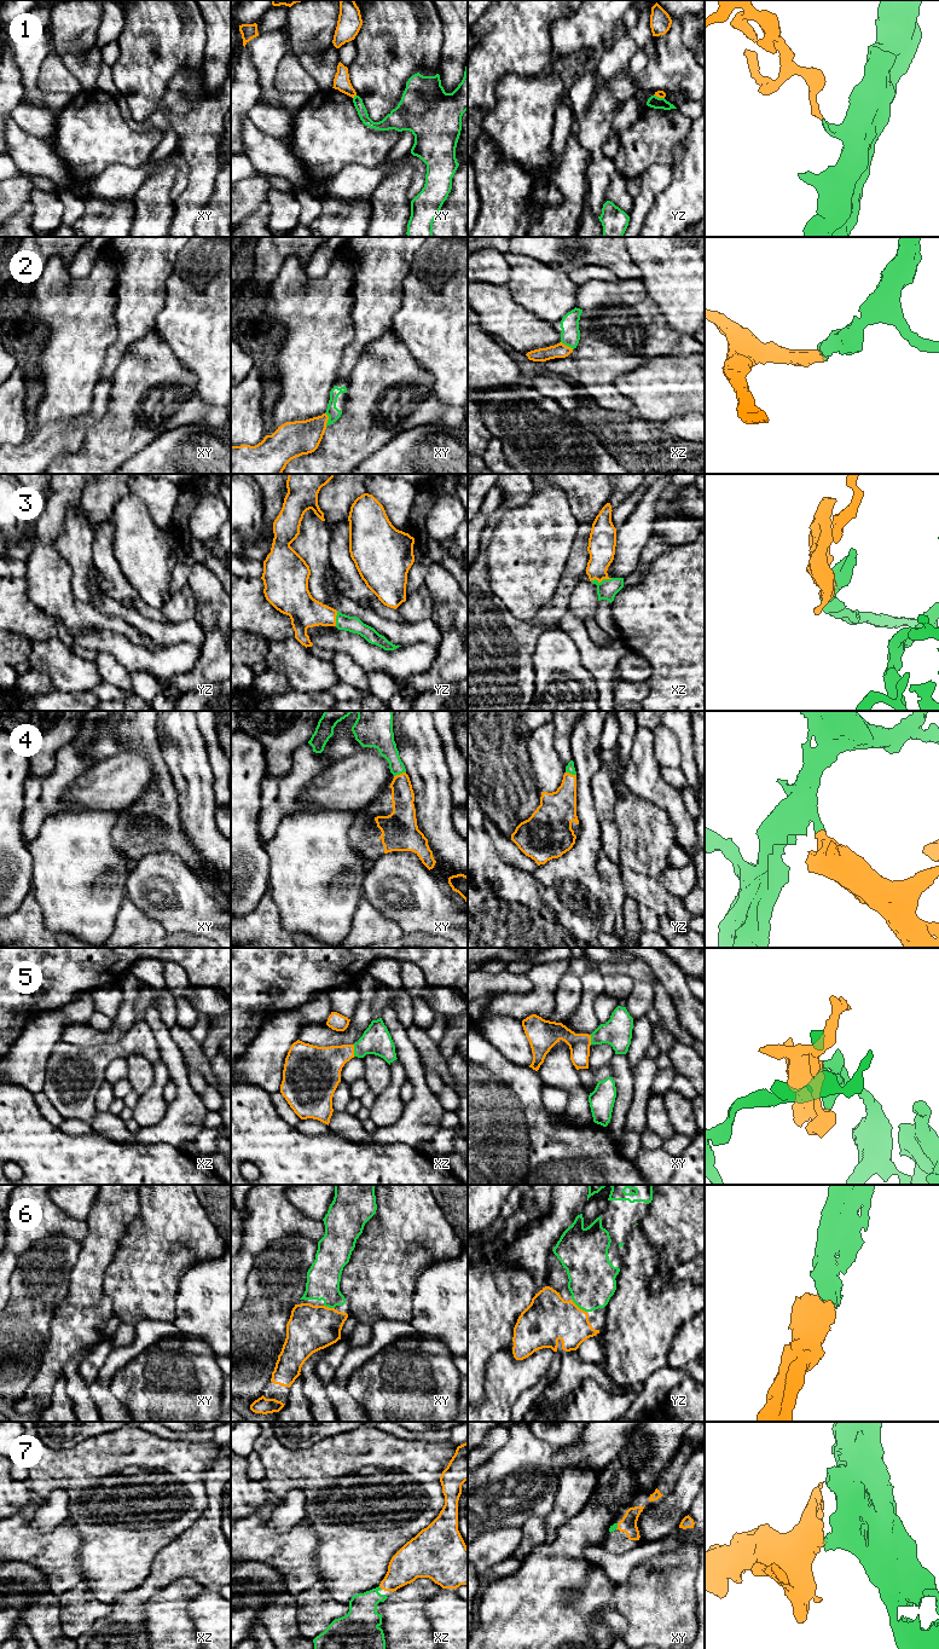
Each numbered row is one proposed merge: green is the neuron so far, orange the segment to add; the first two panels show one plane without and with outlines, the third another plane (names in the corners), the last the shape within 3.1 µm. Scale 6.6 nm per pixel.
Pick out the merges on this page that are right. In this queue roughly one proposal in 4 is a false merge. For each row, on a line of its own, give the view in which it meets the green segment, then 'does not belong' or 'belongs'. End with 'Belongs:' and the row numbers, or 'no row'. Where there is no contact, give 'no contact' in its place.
1: contact in xy; does not belong
2: contact in xy; belongs
3: contact in xz; belongs
4: contact in xy; belongs
5: contact in xz; belongs
6: contact in yz; belongs
7: contact in xz; belongs
Belongs: 2, 3, 4, 5, 6, 7

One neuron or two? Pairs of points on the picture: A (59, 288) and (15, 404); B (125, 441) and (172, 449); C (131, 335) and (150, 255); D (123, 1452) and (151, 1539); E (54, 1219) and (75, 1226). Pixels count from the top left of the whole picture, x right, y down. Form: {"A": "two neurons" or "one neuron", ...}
{"A": "two neurons", "B": "two neurons", "C": "one neuron", "D": "one neuron", "E": "one neuron"}

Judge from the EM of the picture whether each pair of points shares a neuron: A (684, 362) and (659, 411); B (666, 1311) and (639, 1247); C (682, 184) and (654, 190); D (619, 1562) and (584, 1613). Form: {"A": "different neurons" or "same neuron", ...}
{"A": "same neuron", "B": "same neuron", "C": "different neurons", "D": "different neurons"}

